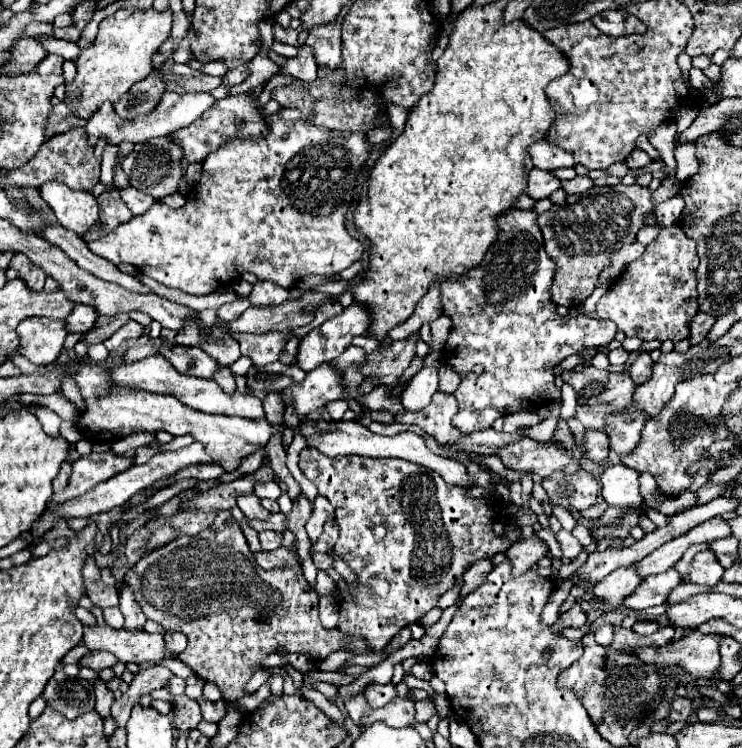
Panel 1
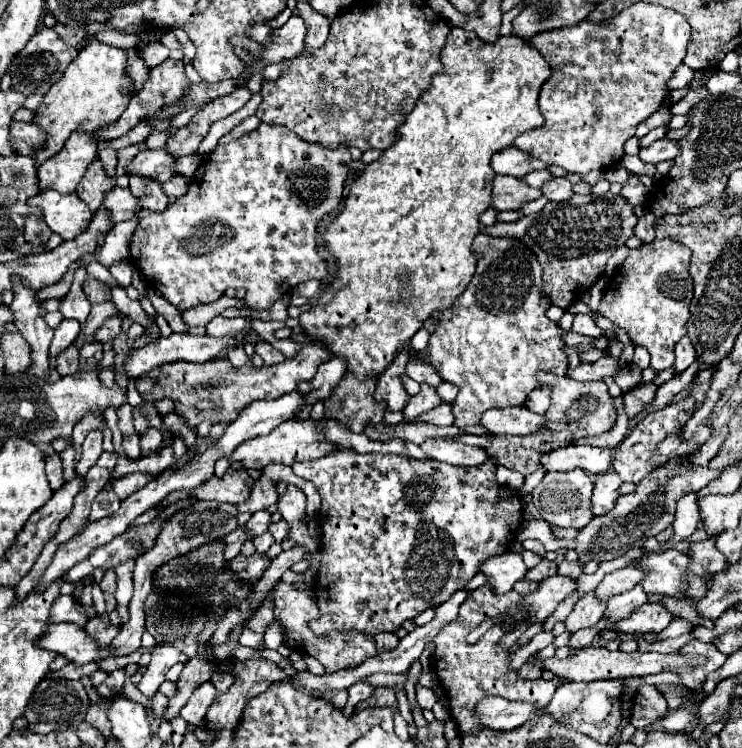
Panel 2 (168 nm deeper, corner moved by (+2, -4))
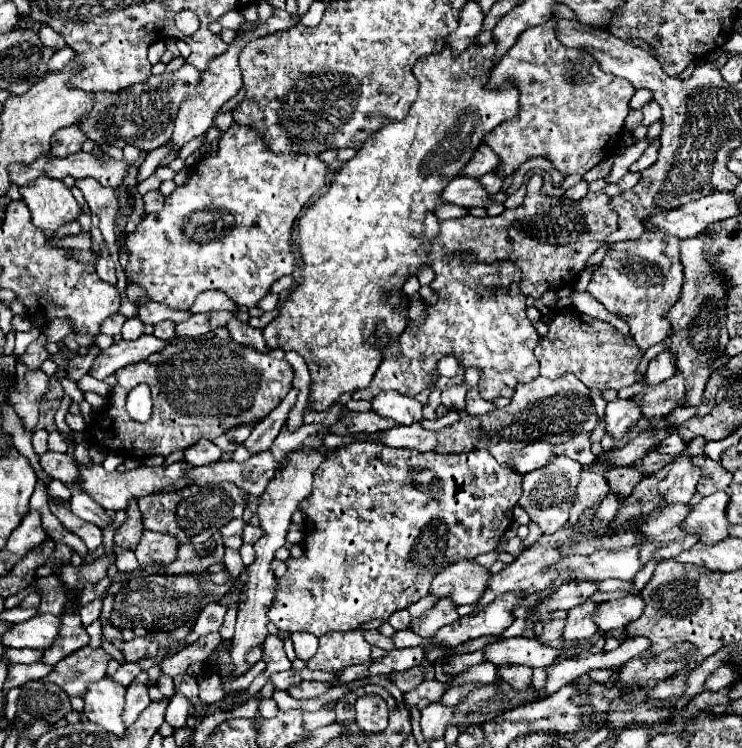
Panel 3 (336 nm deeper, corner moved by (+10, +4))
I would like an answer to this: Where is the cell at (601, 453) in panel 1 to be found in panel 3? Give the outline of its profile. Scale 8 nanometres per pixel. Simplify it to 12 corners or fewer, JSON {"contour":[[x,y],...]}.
{"contour":[[532,442],[512,458],[512,470],[528,474],[550,462],[552,442]]}

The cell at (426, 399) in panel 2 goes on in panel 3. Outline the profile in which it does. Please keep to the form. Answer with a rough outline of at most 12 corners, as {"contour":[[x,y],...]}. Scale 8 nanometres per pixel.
{"contour":[[382,392],[372,410],[404,426],[422,420],[422,404]]}

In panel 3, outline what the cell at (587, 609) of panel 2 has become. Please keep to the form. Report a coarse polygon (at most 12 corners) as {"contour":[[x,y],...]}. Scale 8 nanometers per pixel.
{"contour":[[552,620],[538,636],[542,644],[562,636],[566,620]]}

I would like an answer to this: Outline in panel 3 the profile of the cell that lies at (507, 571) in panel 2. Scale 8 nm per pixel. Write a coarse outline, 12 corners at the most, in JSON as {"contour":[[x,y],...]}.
{"contour":[[460,560],[432,580],[430,594],[456,604],[480,600],[492,574]]}

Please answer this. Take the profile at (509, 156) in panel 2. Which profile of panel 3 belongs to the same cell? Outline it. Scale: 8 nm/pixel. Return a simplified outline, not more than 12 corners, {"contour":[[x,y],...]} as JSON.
{"contour":[[480,144],[460,174],[480,178],[500,164],[488,144]]}

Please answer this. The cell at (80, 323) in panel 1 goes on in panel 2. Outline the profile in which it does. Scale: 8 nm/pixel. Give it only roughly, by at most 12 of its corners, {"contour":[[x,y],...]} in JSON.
{"contour":[[64,320],[54,330],[48,354],[56,358],[76,340],[80,324]]}

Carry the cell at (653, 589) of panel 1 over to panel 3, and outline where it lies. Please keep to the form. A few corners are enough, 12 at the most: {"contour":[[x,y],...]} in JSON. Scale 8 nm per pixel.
{"contour":[[586,600],[568,610],[562,636],[580,642],[598,634],[600,602]]}

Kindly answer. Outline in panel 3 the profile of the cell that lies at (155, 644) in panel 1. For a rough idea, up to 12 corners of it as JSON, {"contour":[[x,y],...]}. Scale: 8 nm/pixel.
{"contour":[[36,614],[4,634],[10,648],[50,648],[60,618]]}

